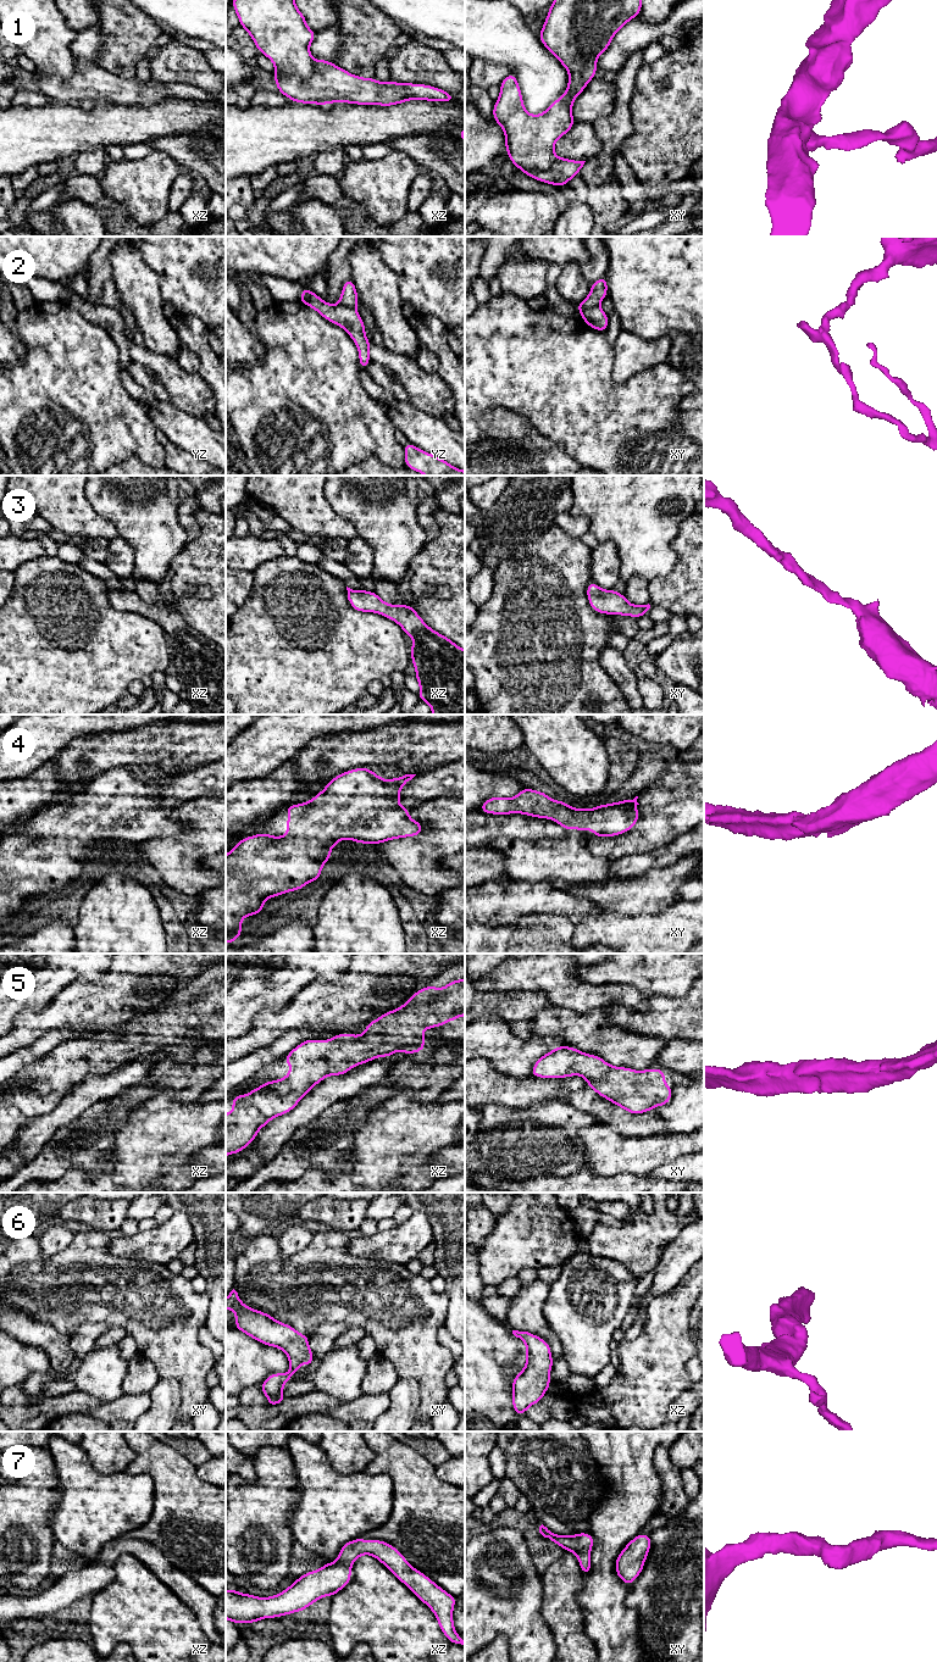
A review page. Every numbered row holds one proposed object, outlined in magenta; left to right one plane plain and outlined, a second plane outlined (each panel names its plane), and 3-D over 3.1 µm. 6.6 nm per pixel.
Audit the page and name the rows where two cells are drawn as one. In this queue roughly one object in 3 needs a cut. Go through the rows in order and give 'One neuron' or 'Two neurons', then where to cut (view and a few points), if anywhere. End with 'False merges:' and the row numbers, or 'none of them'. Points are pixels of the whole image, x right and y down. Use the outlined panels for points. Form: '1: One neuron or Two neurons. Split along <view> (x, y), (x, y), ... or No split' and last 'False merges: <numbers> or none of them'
1: Two neurons. Split along xz (314, 60), (314, 72), (308, 78), (280, 77), (275, 74)
2: Two neurons. Split along yz (338, 304), (355, 309)
3: One neuron. No split
4: One neuron. No split
5: One neuron. No split
6: One neuron. No split
7: One neuron. No split
False merges: 1, 2

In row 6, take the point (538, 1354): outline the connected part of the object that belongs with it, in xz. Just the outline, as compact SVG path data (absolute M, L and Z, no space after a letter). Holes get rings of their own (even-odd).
M512 1330L512 1334L526 1344L526 1366L514 1378L512 1408L517 1416L525 1416L525 1411L539 1402L551 1380L549 1379L553 1368L551 1350L549 1344L528 1332Z

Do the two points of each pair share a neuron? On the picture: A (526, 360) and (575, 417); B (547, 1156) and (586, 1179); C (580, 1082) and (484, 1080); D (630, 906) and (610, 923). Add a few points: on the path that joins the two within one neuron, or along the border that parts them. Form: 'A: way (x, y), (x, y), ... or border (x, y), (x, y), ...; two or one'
A: way (541, 374), (569, 403); one
B: border (585, 1166), (564, 1176), (545, 1176); two
C: way (556, 1088), (508, 1088); one
D: border (603, 911), (614, 911), (622, 915), (649, 915); two

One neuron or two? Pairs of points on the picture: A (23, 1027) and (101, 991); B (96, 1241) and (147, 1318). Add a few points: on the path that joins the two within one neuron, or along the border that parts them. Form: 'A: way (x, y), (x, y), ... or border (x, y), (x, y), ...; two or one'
A: way (43, 1021), (64, 1011), (82, 1006); one
B: way (101, 1261), (105, 1265), (105, 1271), (133, 1299); one

